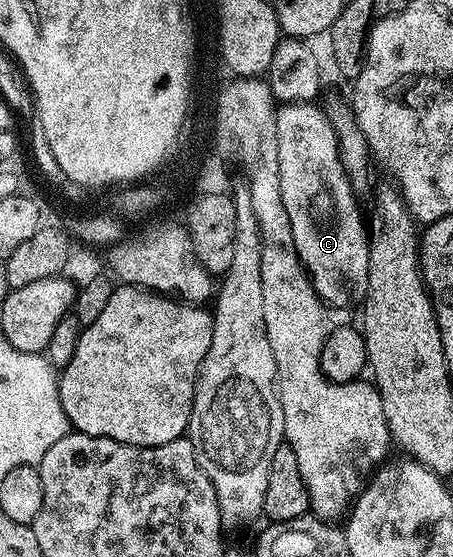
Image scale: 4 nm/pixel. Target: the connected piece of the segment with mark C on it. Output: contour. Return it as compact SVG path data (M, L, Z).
M314 103L285 104L275 112L274 119L274 144L278 146L278 172L280 173L280 197L284 201L284 213L288 213L288 221L292 229L294 238L294 248L298 250L298 258L301 259L306 274L313 279L312 286L322 297L323 303L334 307L346 307L353 299L361 300L366 294L366 274L368 273L368 257L370 256L370 232L367 220L364 218L364 207L358 204L358 199L354 196L355 184L351 183L349 173L342 163L342 153L338 144L338 137L334 132L334 124L331 122L329 114L316 107Z

